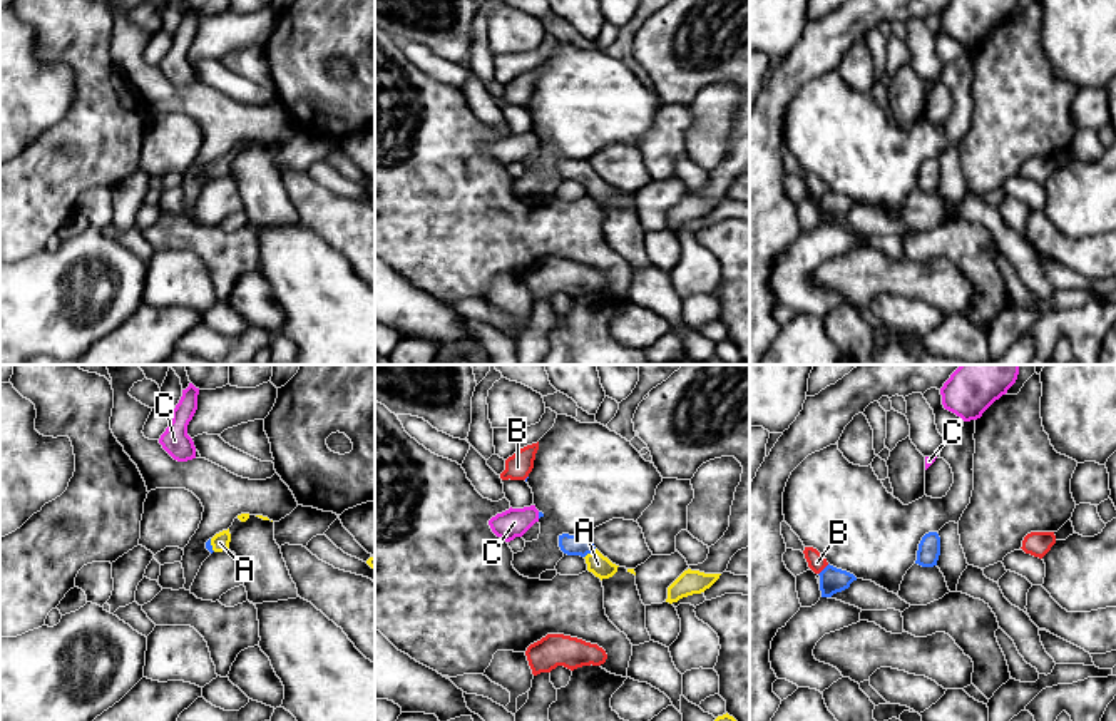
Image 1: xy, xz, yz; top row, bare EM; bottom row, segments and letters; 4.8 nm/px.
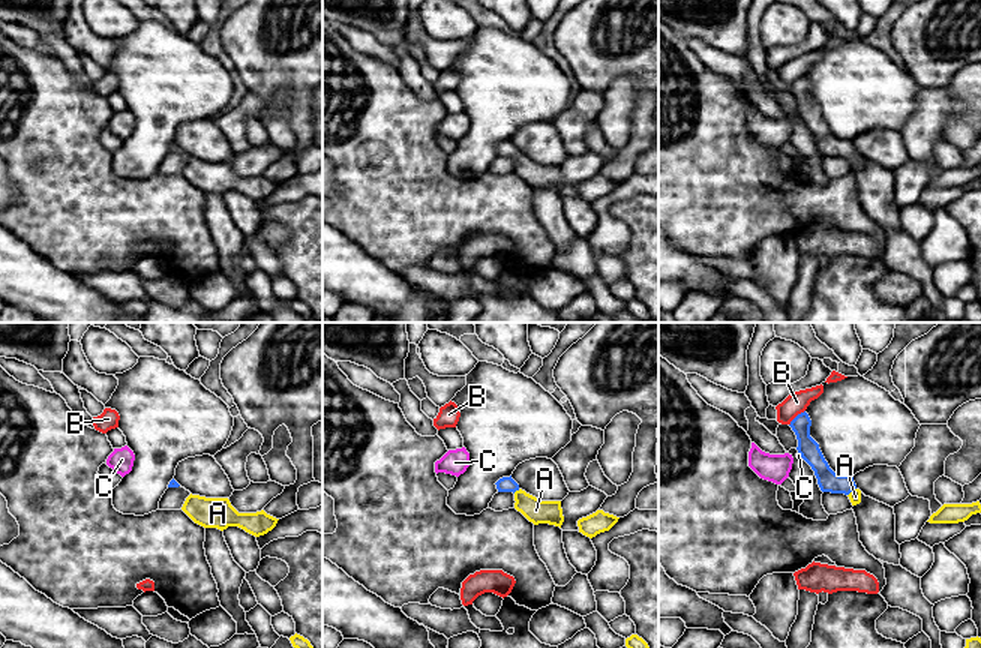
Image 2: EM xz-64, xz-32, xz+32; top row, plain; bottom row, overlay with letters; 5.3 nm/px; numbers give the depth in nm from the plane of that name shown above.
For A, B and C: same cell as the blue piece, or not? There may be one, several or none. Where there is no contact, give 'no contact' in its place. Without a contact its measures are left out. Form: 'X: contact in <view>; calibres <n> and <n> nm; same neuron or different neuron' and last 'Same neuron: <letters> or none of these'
A: contact in xz; calibres 100 and 100 nm; same neuron
B: contact in yz; calibres 120 and 90 nm; different neuron
C: contact in xz; calibres 20 and 140 nm; different neuron
Same neuron: A

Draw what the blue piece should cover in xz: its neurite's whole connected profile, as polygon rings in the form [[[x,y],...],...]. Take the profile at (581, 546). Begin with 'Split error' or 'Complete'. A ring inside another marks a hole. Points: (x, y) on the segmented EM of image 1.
Split error. [[[559,535],[559,547],[567,555],[581,555],[586,559],[587,570],[596,577],[609,579],[617,572],[616,564],[604,557],[591,542],[587,535]]]

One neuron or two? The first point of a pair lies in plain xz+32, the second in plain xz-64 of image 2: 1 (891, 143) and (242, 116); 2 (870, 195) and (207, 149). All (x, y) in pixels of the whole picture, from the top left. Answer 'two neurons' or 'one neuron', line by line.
1: two neurons
2: two neurons

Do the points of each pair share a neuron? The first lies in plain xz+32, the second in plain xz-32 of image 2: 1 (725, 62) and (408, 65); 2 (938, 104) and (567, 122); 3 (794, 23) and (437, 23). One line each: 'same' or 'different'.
1: different
2: same
3: same

